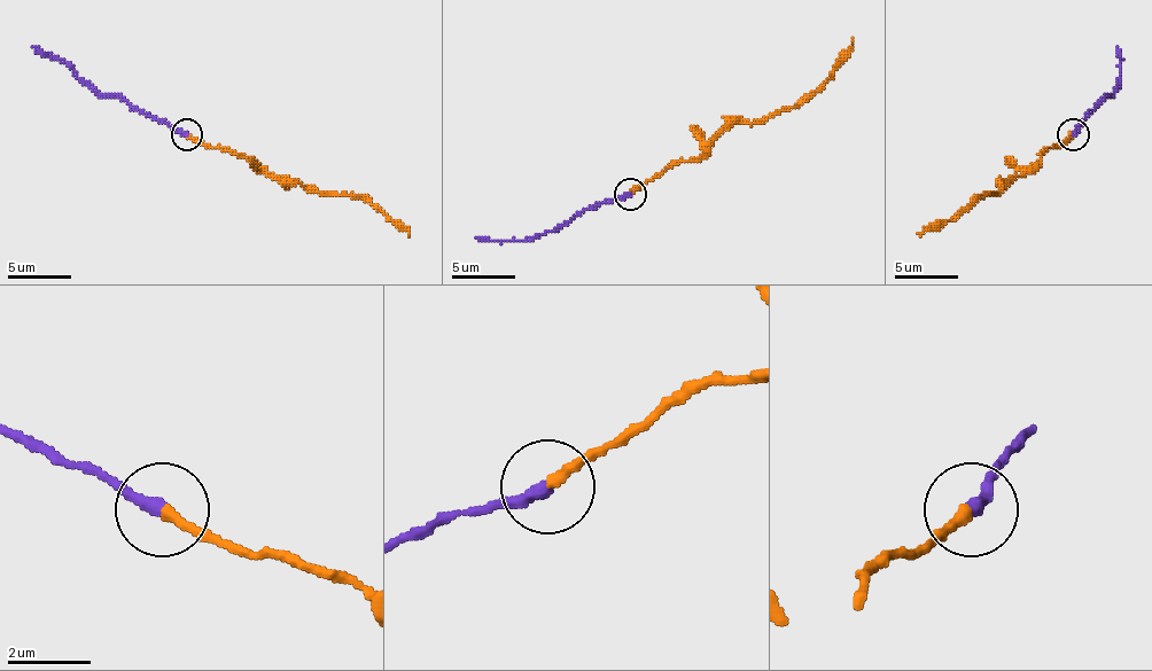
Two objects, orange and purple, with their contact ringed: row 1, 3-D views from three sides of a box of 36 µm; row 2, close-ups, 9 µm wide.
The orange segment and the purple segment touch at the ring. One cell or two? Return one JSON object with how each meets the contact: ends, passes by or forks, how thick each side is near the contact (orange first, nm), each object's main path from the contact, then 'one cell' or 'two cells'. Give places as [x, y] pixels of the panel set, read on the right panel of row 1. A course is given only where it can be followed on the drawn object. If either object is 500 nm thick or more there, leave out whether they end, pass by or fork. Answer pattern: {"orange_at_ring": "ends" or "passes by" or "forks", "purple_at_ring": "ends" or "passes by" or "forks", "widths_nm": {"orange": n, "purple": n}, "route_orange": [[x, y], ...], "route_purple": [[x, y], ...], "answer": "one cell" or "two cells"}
{"orange_at_ring": "ends", "purple_at_ring": "ends", "widths_nm": {"orange": 280, "purple": 340}, "route_orange": [[1073, 135], [1009, 182], [987, 195], [978, 195], [955, 217], [917, 233]], "route_purple": [[1073, 135], [1082, 119], [1104, 98], [1113, 94], [1120, 62], [1117, 46]], "answer": "one cell"}

